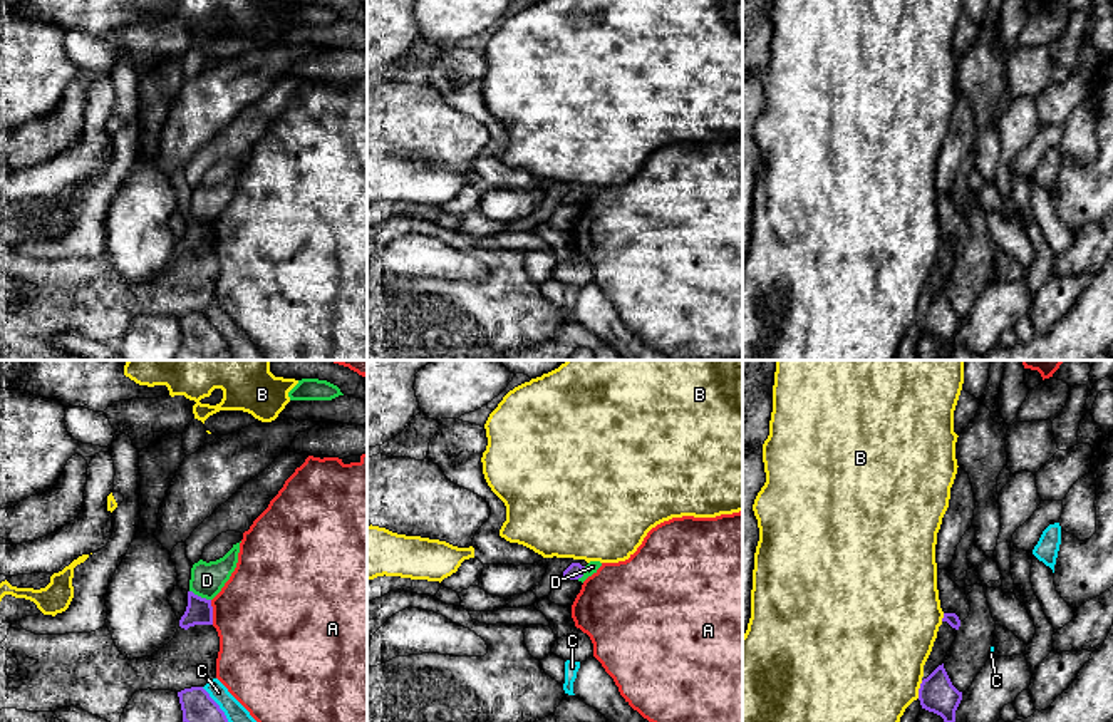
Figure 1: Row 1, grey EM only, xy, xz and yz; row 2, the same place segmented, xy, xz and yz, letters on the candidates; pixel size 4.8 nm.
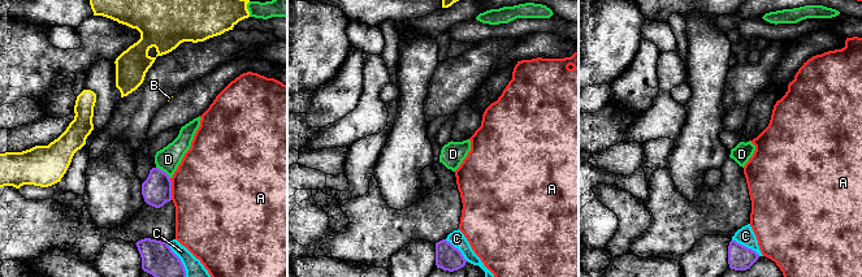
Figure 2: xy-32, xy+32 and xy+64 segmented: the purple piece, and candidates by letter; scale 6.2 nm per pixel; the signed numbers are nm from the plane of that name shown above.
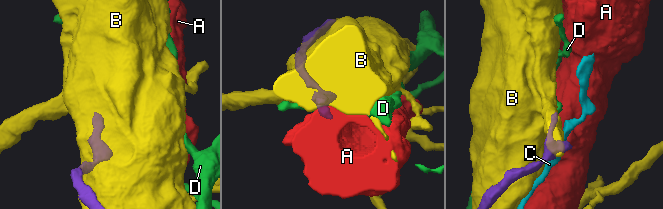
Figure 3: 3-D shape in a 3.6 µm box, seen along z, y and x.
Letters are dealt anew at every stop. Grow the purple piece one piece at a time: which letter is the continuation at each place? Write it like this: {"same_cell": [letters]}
{"same_cell": []}

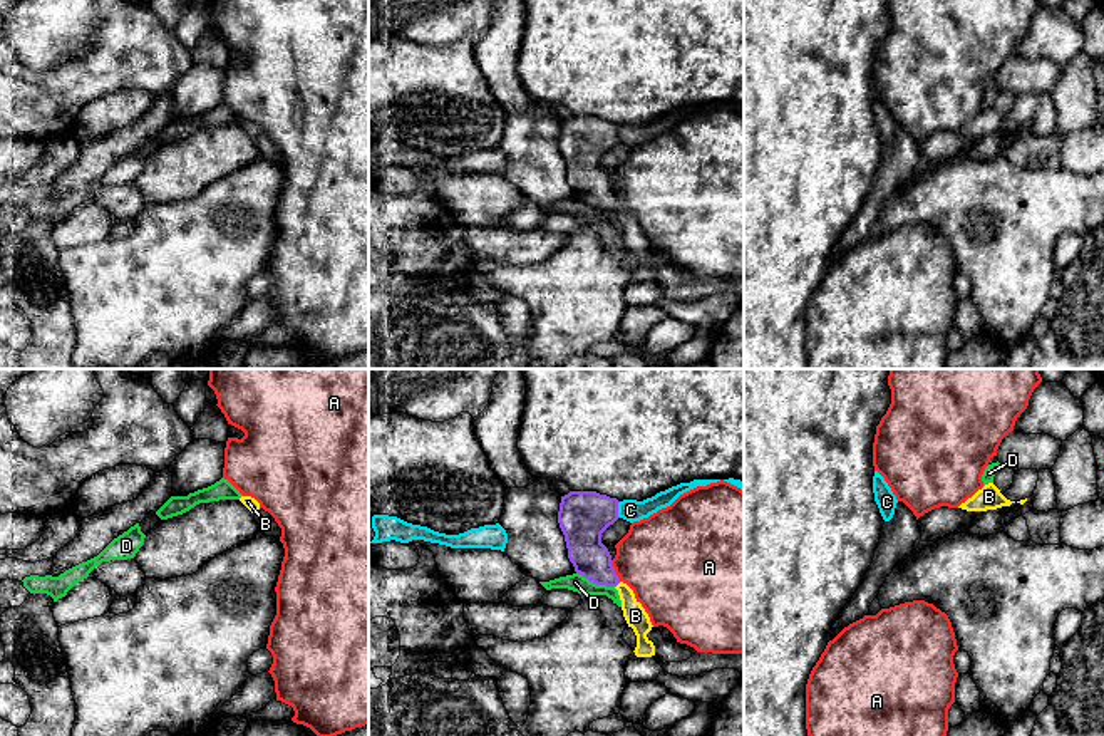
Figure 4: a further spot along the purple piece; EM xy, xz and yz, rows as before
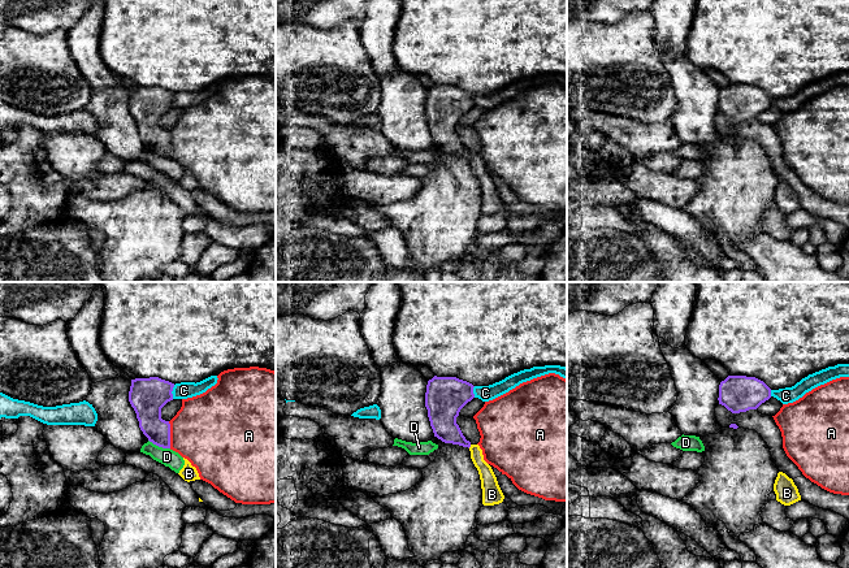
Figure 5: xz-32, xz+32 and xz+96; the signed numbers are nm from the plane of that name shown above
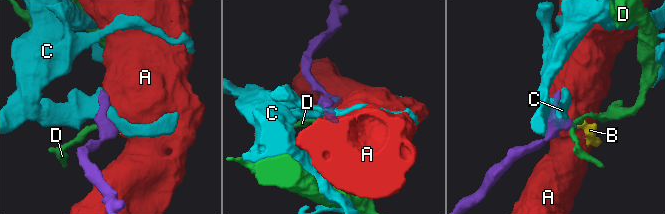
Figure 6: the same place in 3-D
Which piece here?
{"same_cell": ["B"]}

